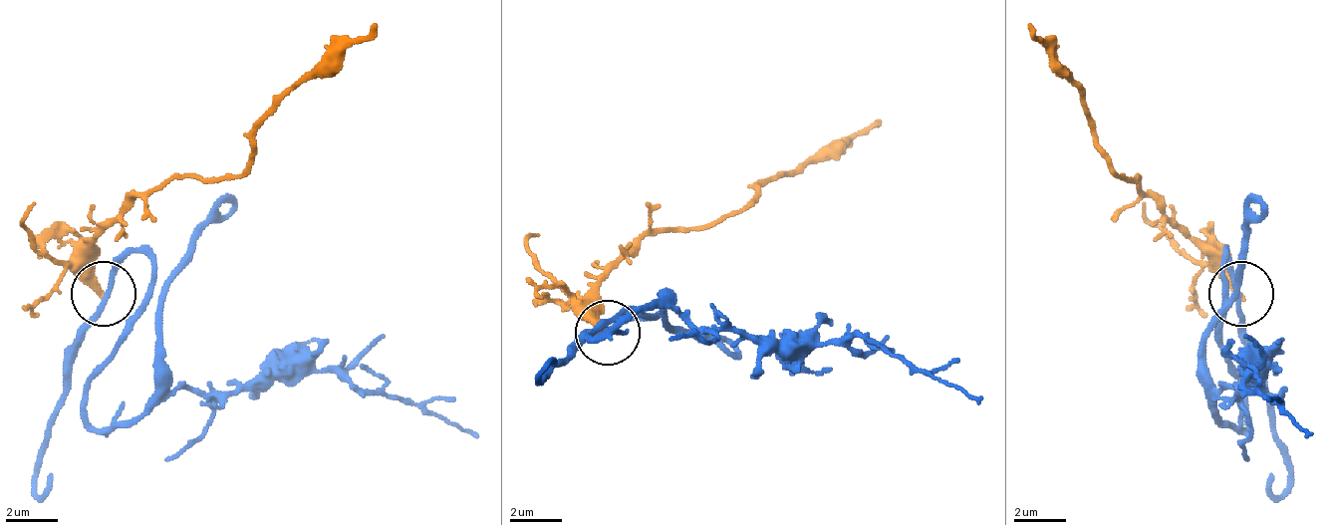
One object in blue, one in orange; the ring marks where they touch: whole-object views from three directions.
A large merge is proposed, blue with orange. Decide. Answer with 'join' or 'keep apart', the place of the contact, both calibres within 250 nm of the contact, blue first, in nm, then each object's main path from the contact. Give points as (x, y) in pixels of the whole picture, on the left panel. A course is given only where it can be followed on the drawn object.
keep apart; place (103, 294); calibres 180 and 300 nm; course blue (105, 292), (131, 253), (150, 259), (156, 370), (196, 390), (313, 370), (352, 377), (476, 435); course orange (105, 292), (92, 246), (137, 194), (189, 174), (228, 181), (267, 116), (379, 25)

